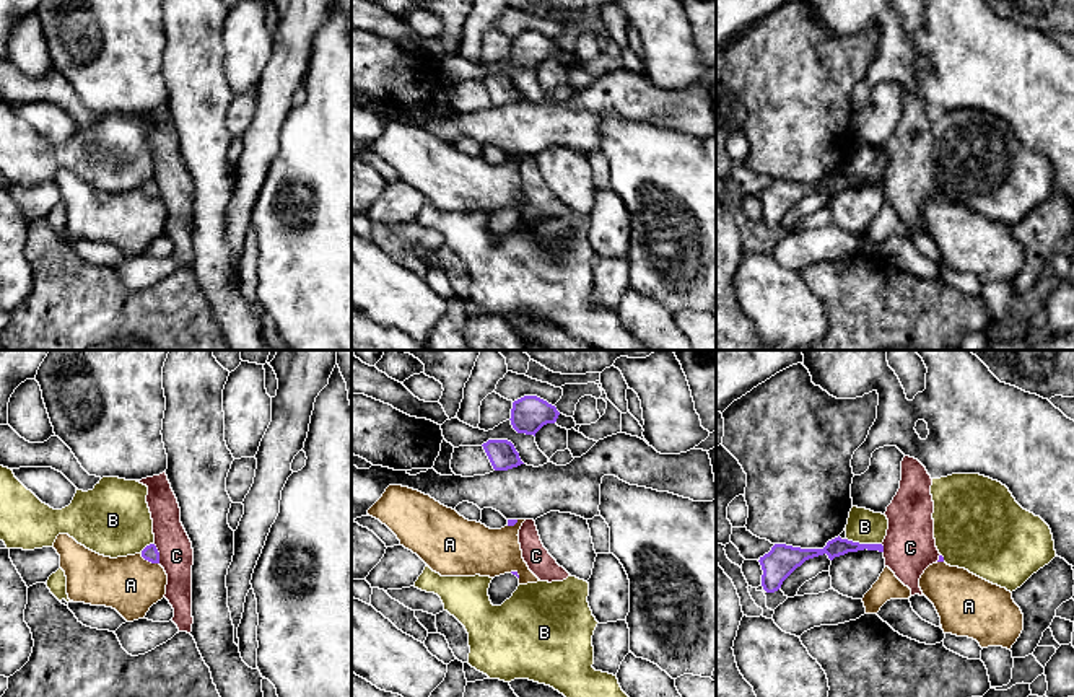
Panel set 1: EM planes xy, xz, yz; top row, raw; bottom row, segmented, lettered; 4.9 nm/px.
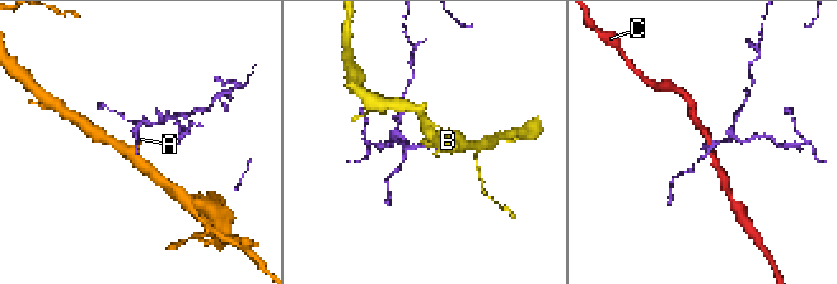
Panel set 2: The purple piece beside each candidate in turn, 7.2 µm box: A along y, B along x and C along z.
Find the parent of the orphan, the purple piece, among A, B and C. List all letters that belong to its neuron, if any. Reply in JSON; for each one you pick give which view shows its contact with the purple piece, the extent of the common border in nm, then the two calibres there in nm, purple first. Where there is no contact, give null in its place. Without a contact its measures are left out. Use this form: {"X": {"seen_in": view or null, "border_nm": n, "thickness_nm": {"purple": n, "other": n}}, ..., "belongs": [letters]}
{"belongs": []}

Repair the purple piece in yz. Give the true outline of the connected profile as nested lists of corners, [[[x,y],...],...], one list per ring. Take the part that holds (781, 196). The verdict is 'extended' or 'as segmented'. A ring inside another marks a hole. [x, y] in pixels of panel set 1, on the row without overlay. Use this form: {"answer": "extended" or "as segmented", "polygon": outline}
{"answer": "as segmented", "polygon": [[[840,171],[828,176],[823,184],[801,184],[786,179],[775,179],[768,189],[760,192],[763,205],[762,221],[766,228],[775,228],[781,223],[783,217],[806,195],[827,189],[830,195],[858,186],[879,186],[884,187],[882,179],[859,179]]]}

